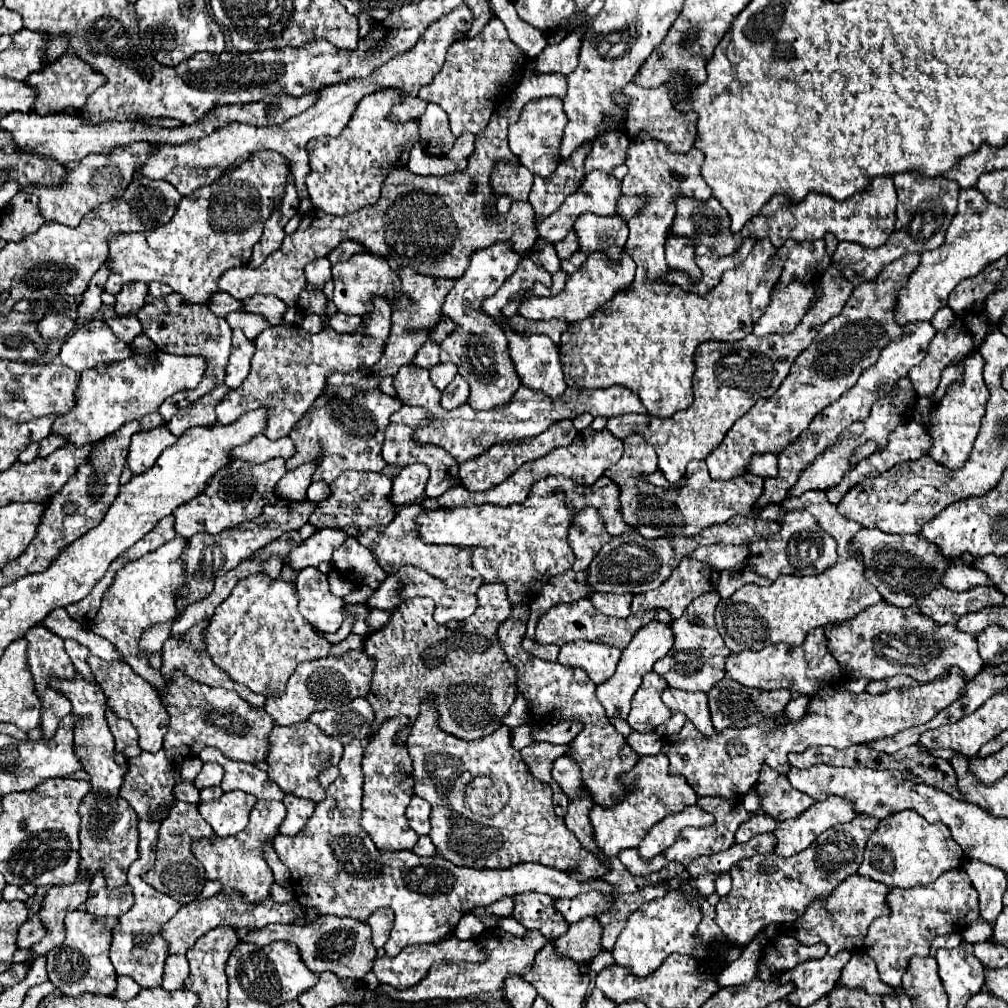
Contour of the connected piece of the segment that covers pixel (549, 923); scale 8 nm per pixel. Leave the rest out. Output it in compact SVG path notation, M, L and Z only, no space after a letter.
M515 895L513 897L513 919L517 919L525 929L537 929L549 939L559 939L567 931L563 917L551 907L553 899L549 895Z

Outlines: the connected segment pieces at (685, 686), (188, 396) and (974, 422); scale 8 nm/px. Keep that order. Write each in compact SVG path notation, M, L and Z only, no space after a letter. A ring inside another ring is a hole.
M717 591L703 593L691 601L691 605L687 607L687 611L683 613L681 619L671 623L671 627L675 631L675 647L671 649L671 653L667 653L663 659L659 659L653 665L653 671L659 673L669 683L669 687L683 689L683 691L707 693L719 679L725 677L723 675L723 659L731 651L725 647L725 643L715 627L713 611L715 611L717 603L719 603Z
M169 293L165 297L149 295L145 299L145 305L139 309L137 319L143 325L143 333L157 345L159 351L173 353L173 355L201 355L207 363L203 381L199 383L199 387L195 387L191 391L175 393L159 407L159 413L163 415L165 421L169 421L179 409L183 409L183 407L191 405L195 399L203 397L207 391L211 391L211 387L223 383L223 371L227 367L227 355L231 349L231 327L227 325L225 319L213 315L209 307L187 303L177 293Z
M975 351L975 355L969 355L963 365L963 379L947 387L945 397L931 409L931 417L927 421L927 433L933 439L929 457L933 457L935 463L941 463L949 469L961 469L965 465L969 451L973 449L973 441L979 433L979 421L983 417L985 403L989 399L989 391L983 381L983 357Z

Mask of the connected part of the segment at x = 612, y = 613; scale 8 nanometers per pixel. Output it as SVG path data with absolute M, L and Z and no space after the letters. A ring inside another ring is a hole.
M593 593L591 601L597 611L601 611L607 617L629 617L631 615L631 599L633 595L603 595L603 593Z

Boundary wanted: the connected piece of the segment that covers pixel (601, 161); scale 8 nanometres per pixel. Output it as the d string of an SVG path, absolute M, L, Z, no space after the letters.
M607 131L593 145L591 155L587 157L587 171L601 169L611 175L611 171L625 163L625 153L629 147L629 137L623 131Z

